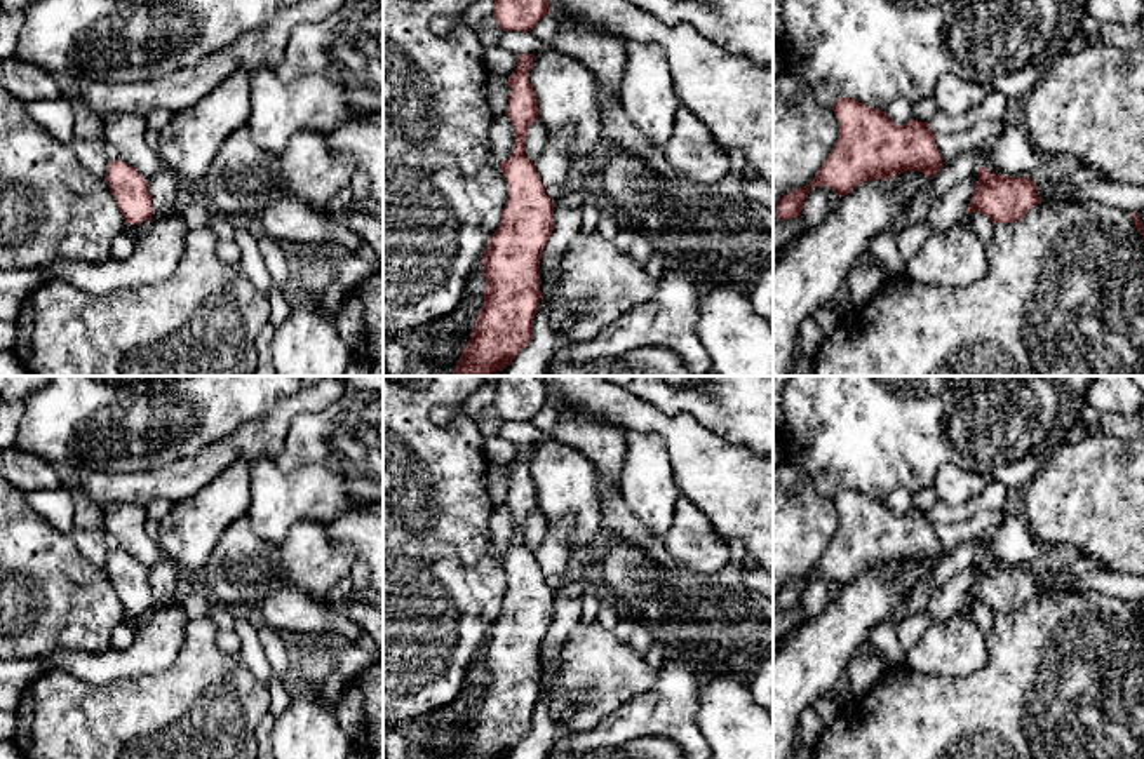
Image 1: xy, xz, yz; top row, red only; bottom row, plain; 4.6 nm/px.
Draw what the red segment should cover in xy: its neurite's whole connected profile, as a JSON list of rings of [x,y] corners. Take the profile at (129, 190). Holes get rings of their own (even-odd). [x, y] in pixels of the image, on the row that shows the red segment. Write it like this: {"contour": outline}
{"contour": [[[120,160],[108,162],[104,181],[127,225],[141,225],[151,219],[153,204],[148,183],[132,165]]]}

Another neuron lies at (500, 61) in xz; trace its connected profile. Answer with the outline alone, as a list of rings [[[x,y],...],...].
[[[488,47],[484,52],[486,66],[491,73],[512,77],[517,68],[517,56],[503,47]]]

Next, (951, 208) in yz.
[[[975,172],[949,190],[944,197],[937,198],[935,204],[926,211],[921,223],[932,226],[935,232],[945,232],[954,223],[968,219],[968,204],[977,181],[979,174]]]

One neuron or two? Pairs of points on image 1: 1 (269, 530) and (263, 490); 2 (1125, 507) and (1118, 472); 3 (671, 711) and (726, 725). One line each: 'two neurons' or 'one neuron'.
1: one neuron
2: one neuron
3: two neurons

